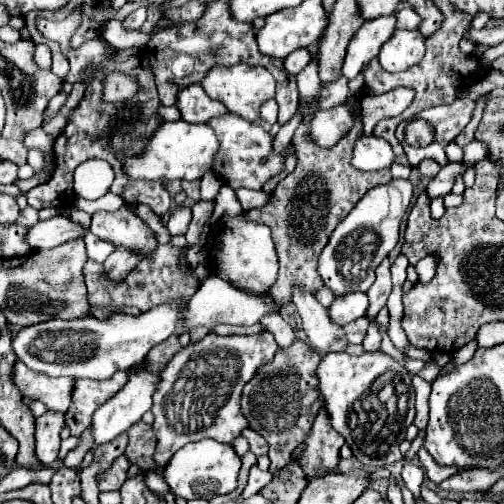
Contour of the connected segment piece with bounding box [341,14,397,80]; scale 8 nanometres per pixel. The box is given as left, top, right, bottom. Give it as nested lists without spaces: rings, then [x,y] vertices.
[[[381,16],[367,20],[357,34],[351,38],[347,46],[347,58],[343,64],[343,76],[347,80],[353,80],[361,68],[379,54],[381,46],[391,38],[391,34],[397,30],[397,18],[393,16]]]

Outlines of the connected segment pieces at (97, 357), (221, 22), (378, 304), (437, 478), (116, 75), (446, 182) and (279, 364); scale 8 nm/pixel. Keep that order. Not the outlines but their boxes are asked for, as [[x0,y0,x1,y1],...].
[[11,278,283,380],[147,2,299,124],[367,258,391,320],[417,448,455,484],[103,72,139,102],[427,160,471,198],[241,340,321,470]]

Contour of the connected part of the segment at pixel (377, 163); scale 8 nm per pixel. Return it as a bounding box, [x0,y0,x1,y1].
[351,136,395,172]

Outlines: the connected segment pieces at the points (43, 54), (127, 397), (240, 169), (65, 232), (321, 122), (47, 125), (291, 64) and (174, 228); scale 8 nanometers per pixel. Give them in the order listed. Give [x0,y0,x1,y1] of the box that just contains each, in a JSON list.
[[35,44,51,68],[91,366,159,446],[209,114,295,190],[27,216,89,250],[309,106,353,148],[42,114,67,138],[283,48,311,74],[167,206,191,236]]

